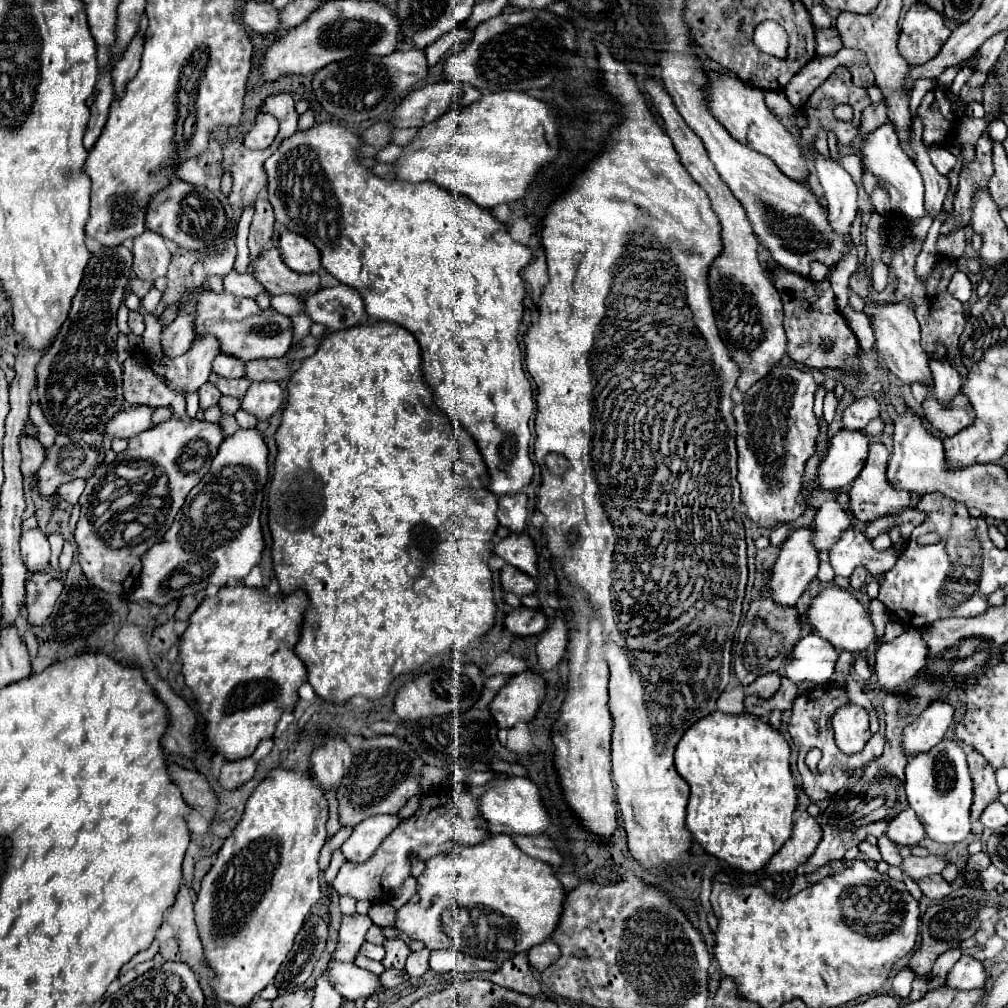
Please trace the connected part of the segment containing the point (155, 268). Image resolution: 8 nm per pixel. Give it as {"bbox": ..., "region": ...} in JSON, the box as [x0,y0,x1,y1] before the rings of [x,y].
{"bbox":[134,231,172,281],"region":[[[144,231],[134,239],[134,273],[142,281],[156,281],[166,275],[172,253],[166,241],[152,231]]]}

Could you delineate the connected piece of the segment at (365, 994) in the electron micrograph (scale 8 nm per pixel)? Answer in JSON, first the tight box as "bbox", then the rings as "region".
{"bbox":[328,961,384,1001],"region":[[[330,961],[328,969],[330,969],[330,981],[332,981],[334,989],[348,1001],[368,999],[368,997],[380,995],[384,991],[380,977],[376,977],[374,973],[360,969],[356,965]]]}

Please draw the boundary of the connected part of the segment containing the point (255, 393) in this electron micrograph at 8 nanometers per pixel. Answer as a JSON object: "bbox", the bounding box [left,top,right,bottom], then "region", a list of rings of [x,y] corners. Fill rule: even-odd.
{"bbox":[242,381,282,419],"region":[[[276,381],[252,383],[246,397],[242,399],[242,409],[256,415],[258,419],[268,419],[282,405],[282,389]]]}

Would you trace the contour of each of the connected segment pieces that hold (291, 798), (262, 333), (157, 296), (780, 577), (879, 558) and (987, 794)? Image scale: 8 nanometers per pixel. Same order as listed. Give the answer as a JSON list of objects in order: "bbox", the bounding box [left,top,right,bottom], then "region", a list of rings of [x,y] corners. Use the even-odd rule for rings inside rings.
[{"bbox":[194,767,326,1007],"region":[[[282,767],[272,769],[268,777],[254,789],[254,795],[248,799],[240,823],[224,841],[214,865],[204,875],[194,905],[204,957],[216,971],[212,987],[220,999],[236,1007],[248,1005],[274,979],[282,961],[290,953],[294,937],[298,935],[302,923],[310,915],[310,909],[322,895],[318,853],[326,839],[326,819],[326,797],[314,783],[314,777],[308,773],[294,773]]]},{"bbox":[196,291,294,361],"region":[[[202,291],[198,295],[198,317],[196,317],[196,333],[212,333],[220,341],[220,349],[240,357],[242,361],[252,359],[268,359],[268,357],[284,357],[294,341],[294,325],[286,315],[276,313],[274,309],[258,309],[254,299],[238,299],[230,293],[216,295],[214,291]]]},{"bbox":[142,287,162,313],"region":[[[153,287],[150,292],[142,299],[143,306],[147,313],[152,313],[162,298],[162,293]]]},{"bbox":[770,527,818,605],"region":[[[812,527],[796,529],[780,549],[772,567],[770,587],[778,605],[796,605],[818,573],[818,549],[812,547]]]},{"bbox":[830,529,894,577],"region":[[[848,529],[840,541],[830,549],[830,565],[836,575],[850,577],[856,567],[866,567],[868,571],[876,565],[894,565],[894,549],[878,551],[872,547],[872,541],[864,533]]]},{"bbox":[968,751,1000,821],"region":[[[970,751],[968,753],[968,765],[970,765],[970,775],[974,781],[974,803],[972,803],[972,821],[978,821],[982,811],[998,799],[1000,791],[996,785],[996,775],[994,769],[990,767],[990,763],[986,763],[986,759],[978,753],[978,751]]]}]

